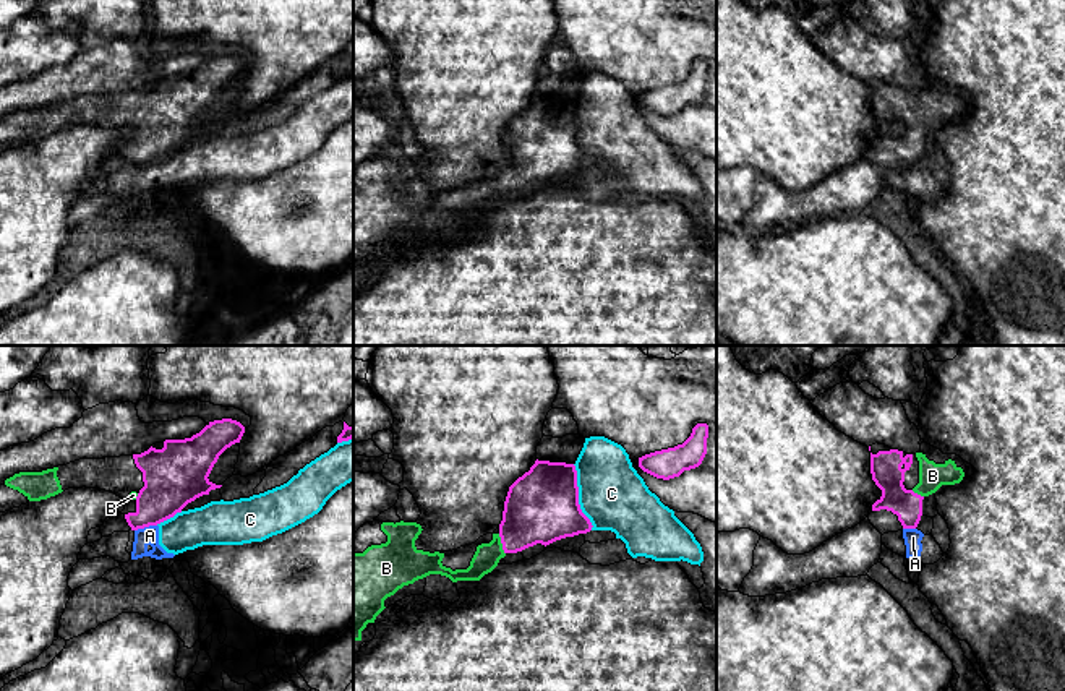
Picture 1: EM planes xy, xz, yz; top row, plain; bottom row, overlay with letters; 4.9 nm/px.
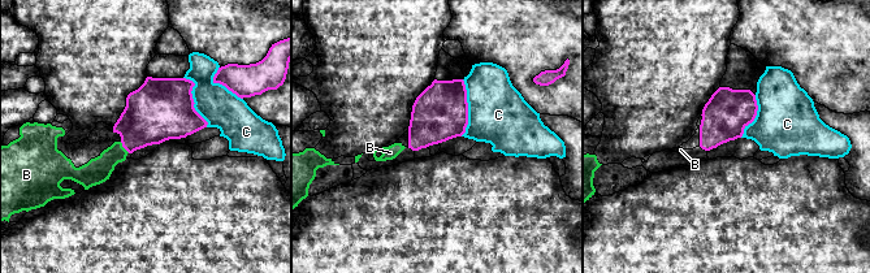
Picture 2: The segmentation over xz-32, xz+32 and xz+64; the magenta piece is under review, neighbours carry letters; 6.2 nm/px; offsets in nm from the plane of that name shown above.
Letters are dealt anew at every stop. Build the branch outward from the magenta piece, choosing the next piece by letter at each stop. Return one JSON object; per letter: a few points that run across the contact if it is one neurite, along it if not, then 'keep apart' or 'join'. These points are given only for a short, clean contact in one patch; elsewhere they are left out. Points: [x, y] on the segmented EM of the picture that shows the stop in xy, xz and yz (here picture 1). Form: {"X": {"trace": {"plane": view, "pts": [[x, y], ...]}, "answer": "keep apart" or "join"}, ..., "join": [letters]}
{"A": {"trace": {"plane": "xy", "pts": [[156, 524], [135, 531]]}, "answer": "keep apart"}, "B": {"trace": {"plane": "xz", "pts": [[538, 508], [503, 544], [487, 557]]}, "answer": "join"}, "C": {"answer": "keep apart"}, "join": ["B"]}

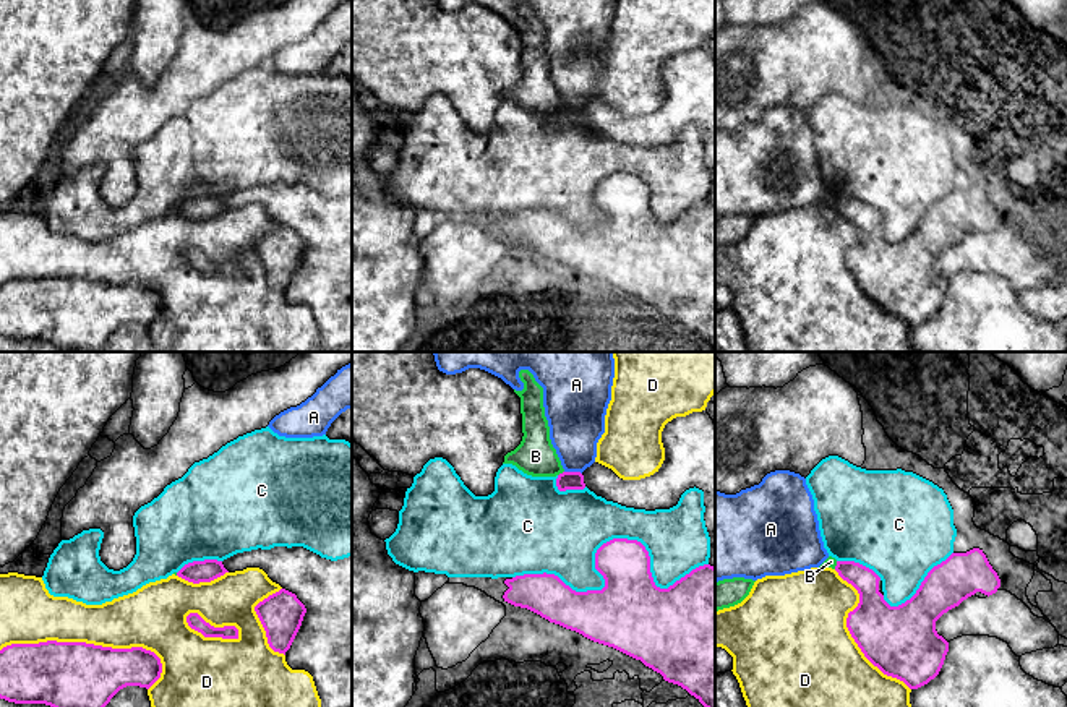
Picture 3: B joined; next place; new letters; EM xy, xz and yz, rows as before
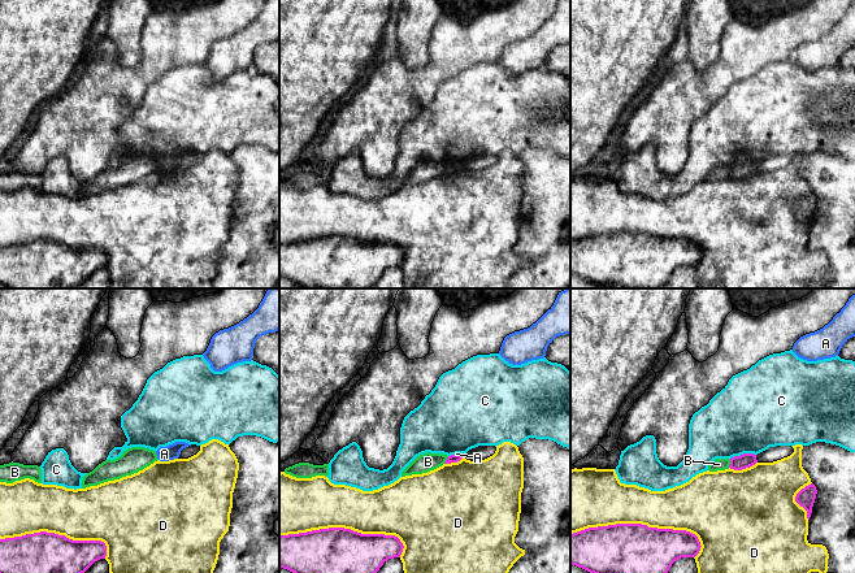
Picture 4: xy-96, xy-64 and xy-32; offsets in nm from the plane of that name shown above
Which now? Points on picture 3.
{"A": {"trace": {"plane": "xz", "pts": [[565, 471], [578, 471], [581, 474]]}, "answer": "keep apart"}, "B": {"answer": "keep apart"}, "C": {"answer": "keep apart"}, "D": {"answer": "keep apart"}, "join": []}

